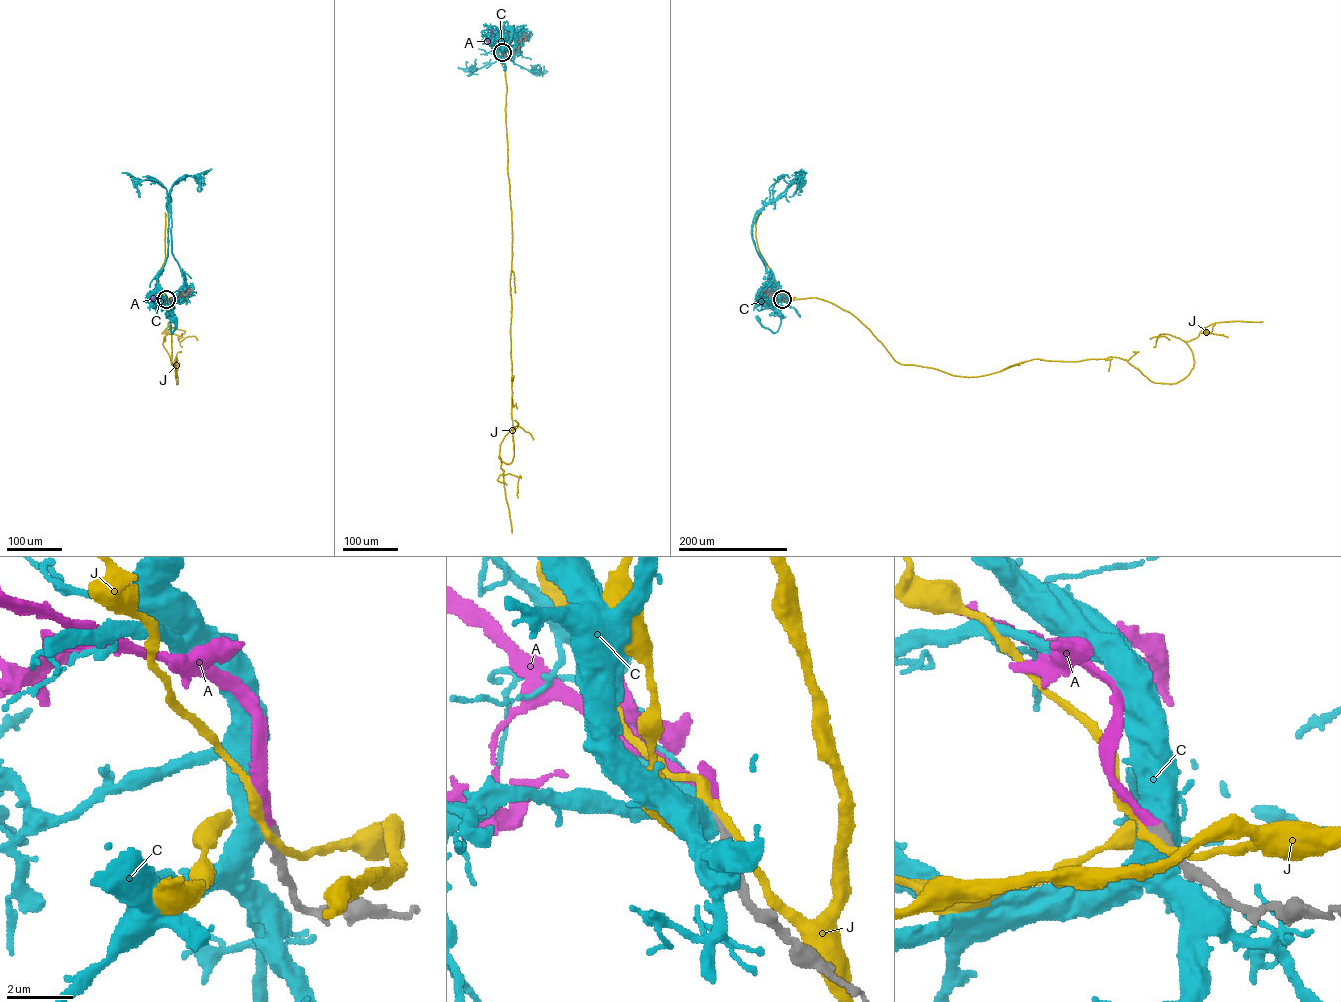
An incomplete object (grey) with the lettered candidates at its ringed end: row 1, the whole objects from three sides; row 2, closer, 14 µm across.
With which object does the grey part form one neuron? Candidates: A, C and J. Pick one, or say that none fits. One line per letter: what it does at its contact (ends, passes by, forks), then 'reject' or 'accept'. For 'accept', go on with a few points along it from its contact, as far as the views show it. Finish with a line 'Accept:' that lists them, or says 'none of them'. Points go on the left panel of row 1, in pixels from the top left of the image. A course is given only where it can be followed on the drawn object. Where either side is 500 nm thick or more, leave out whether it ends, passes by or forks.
A: it ends there; accept; it runs (166, 299), (160, 295), (150, 299), (156, 295), (153, 303)
C: reject
J: it passes by; reject
Accept: A

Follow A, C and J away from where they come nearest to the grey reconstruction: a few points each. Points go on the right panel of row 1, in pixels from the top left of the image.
A: (782, 299), (778, 295), (770, 299), (759, 295), (769, 303)
C: (782, 299), (781, 320), (776, 332), (762, 326), (758, 319)
J: (782, 299), (831, 302), (897, 362), (970, 377), (1115, 357), (1176, 383), (1203, 329), (1263, 321)

